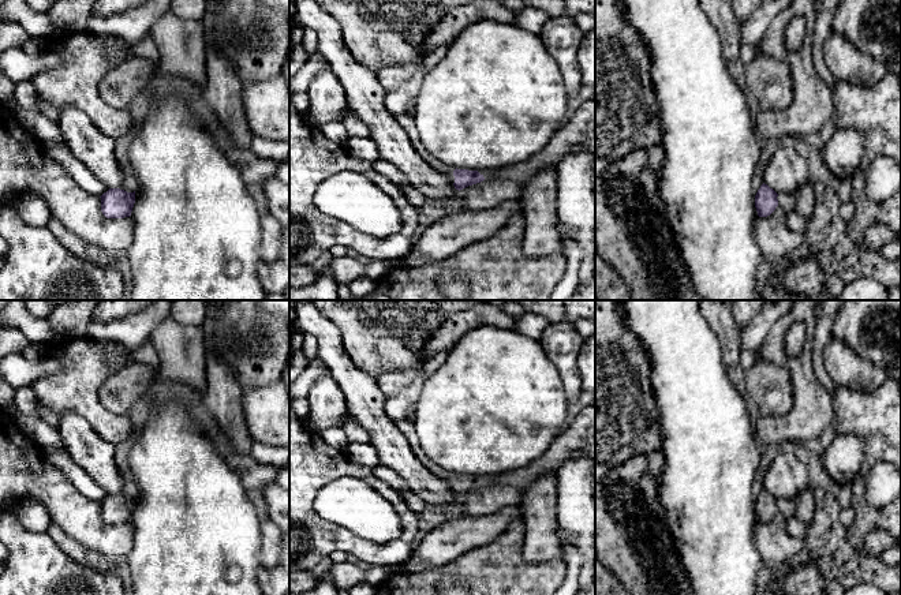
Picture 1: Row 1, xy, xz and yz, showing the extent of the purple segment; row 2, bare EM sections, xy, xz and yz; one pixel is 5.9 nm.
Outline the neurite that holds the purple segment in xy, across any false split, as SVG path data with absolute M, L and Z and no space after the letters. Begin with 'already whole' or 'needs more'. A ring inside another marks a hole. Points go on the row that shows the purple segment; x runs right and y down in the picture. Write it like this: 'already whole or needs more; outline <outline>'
needs more; outline M115 139L115 158L123 172L123 180L117 188L109 188L100 197L101 212L106 218L124 218L131 216L138 187L126 139Z

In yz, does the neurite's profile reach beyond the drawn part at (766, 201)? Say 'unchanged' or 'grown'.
grown

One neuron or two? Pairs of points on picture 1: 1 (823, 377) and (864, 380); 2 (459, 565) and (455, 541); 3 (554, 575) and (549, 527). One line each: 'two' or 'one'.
1: two
2: two
3: two

